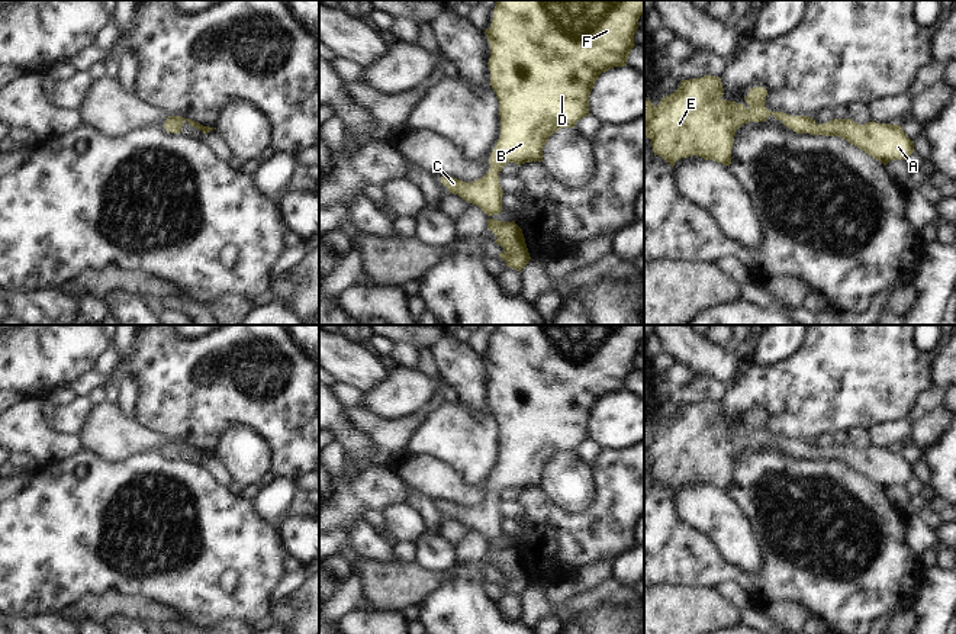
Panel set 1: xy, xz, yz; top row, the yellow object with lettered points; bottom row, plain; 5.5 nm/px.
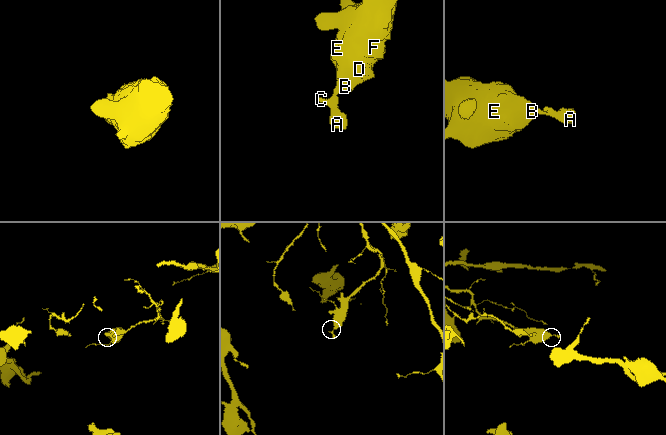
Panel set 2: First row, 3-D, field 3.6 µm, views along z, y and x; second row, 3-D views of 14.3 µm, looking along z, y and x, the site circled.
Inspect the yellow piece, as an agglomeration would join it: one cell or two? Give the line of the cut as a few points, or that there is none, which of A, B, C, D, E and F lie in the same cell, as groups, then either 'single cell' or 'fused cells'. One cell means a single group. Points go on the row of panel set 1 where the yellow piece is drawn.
no cut | A B C D E F | single cell

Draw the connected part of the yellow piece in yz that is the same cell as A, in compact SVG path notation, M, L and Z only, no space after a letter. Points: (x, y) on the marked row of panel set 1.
M704 75L701 78L682 80L679 88L663 97L657 106L647 99L644 102L644 138L651 139L654 155L660 155L672 167L680 158L692 155L730 165L735 131L749 122L765 122L770 115L796 133L840 136L883 165L892 160L907 160L914 152L914 141L907 136L899 125L878 123L873 120L859 125L852 119L833 119L818 125L809 116L770 112L765 106L767 96L765 87L750 88L744 97L750 106L749 109L741 103L722 100L722 94L721 78Z

